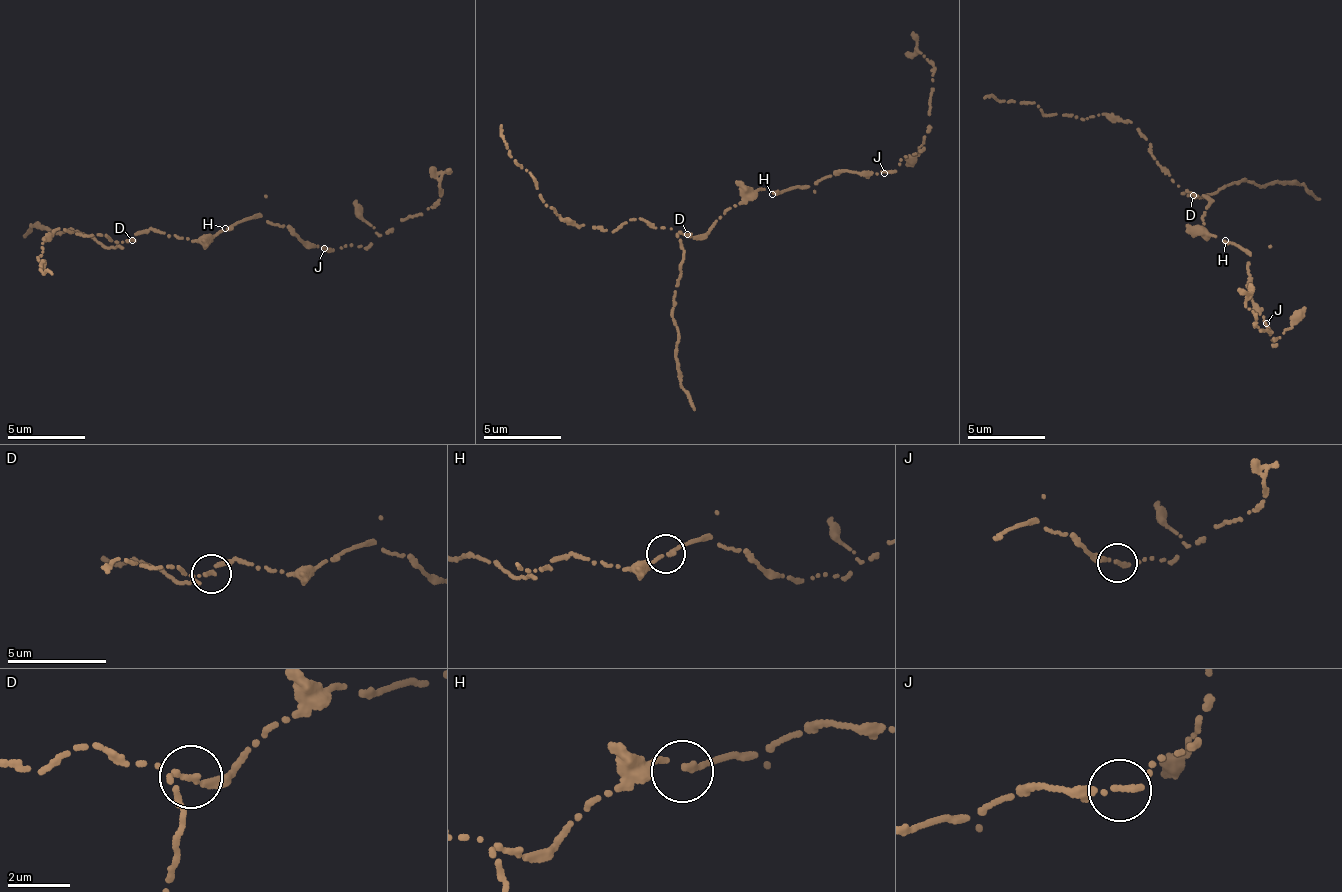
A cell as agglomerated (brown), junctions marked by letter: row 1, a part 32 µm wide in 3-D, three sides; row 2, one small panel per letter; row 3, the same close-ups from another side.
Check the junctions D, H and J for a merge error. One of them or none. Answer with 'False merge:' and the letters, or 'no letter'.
False merge: D

